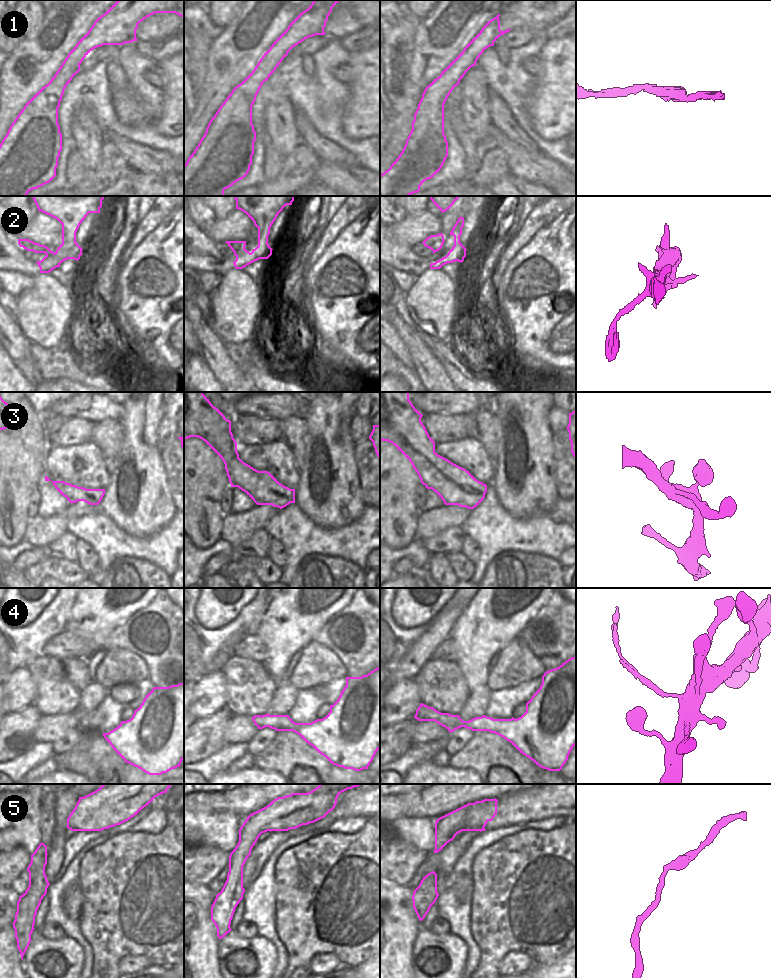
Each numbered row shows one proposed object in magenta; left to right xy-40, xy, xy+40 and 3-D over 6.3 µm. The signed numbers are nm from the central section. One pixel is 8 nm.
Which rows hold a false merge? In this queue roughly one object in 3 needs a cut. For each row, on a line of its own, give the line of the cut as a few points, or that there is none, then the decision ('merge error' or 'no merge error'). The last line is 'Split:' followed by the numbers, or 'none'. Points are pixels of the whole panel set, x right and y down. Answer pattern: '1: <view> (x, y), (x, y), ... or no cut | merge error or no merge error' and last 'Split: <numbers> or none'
1: no cut | no merge error
2: no cut | no merge error
3: no cut | no merge error
4: xy+40 (458, 715), (455, 721), (455, 728) | merge error
5: no cut | no merge error
Split: 4

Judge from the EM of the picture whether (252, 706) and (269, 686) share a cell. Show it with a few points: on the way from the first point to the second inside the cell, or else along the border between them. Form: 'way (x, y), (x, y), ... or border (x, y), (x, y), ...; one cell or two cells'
way (254, 701), (264, 691); one cell

